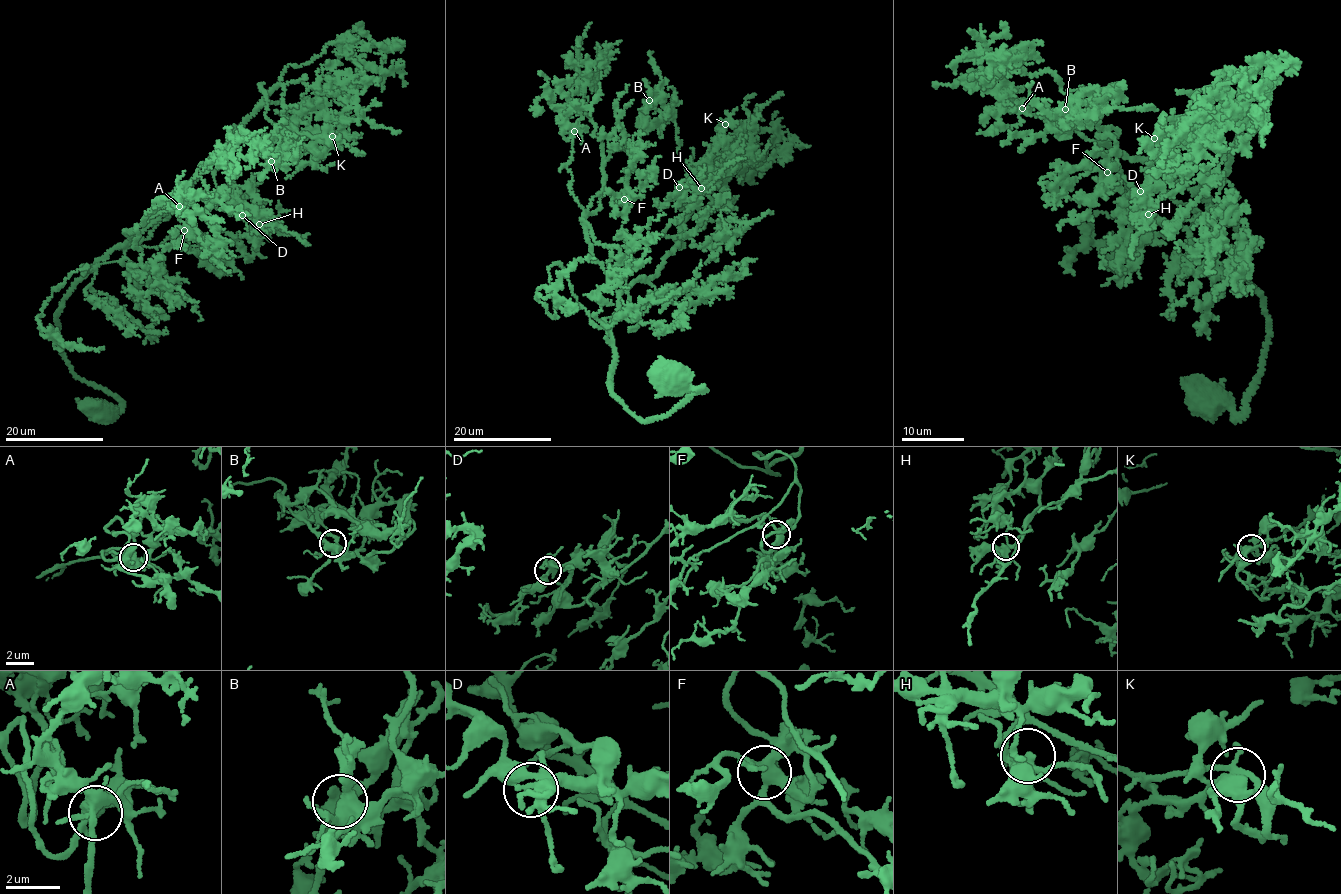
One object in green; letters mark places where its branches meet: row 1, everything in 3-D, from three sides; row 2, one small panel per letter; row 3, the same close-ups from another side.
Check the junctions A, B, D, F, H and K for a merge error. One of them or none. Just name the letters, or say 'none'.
none

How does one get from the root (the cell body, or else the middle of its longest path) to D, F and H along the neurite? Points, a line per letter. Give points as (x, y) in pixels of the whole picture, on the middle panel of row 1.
D: (673, 380), (703, 390), (638, 417), (608, 382), (609, 330), (690, 238), (663, 234), (697, 202), (679, 187)
F: (673, 380), (703, 390), (644, 421), (608, 382), (618, 296), (583, 223), (594, 195), (624, 199)
H: (673, 380), (703, 390), (638, 417), (608, 382), (609, 330), (690, 238), (663, 234), (701, 188)

